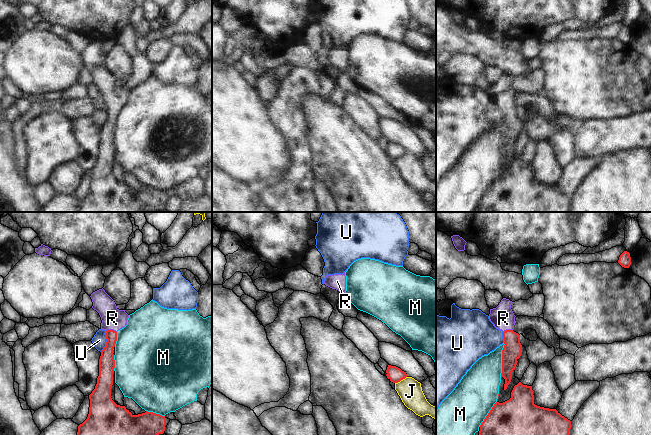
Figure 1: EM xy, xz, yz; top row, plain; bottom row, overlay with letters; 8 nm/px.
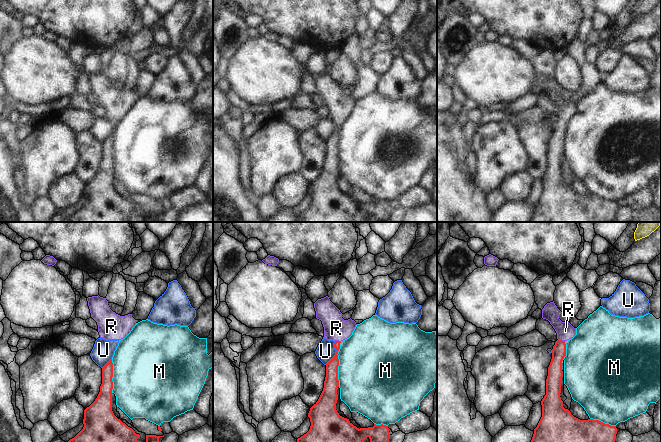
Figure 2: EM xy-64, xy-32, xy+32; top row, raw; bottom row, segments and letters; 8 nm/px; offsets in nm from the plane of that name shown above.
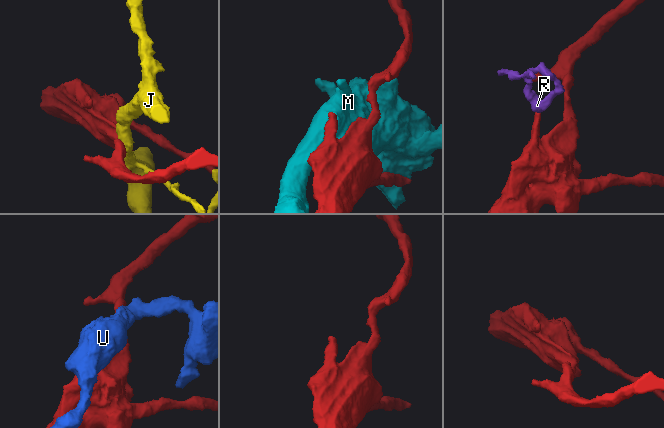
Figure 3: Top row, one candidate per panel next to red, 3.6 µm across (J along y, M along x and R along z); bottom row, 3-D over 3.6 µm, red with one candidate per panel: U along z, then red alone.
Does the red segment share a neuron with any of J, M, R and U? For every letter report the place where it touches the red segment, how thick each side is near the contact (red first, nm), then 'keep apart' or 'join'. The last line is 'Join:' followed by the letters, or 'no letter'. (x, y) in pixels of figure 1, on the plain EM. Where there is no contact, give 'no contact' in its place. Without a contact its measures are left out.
J: meets red in xz at (400, 156); 120 nm thick on the red side, 190 nm on the other; keep apart
M: meets red in yz at (502, 136); 150 nm thick on the red side, 300 nm on the other; keep apart
R: meets red in xy at (111, 106); 120 nm thick on the red side, 180 nm on the other; join
U: meets red in xy at (107, 117); 130 nm thick on the red side, 120 nm on the other; keep apart
Join: R

